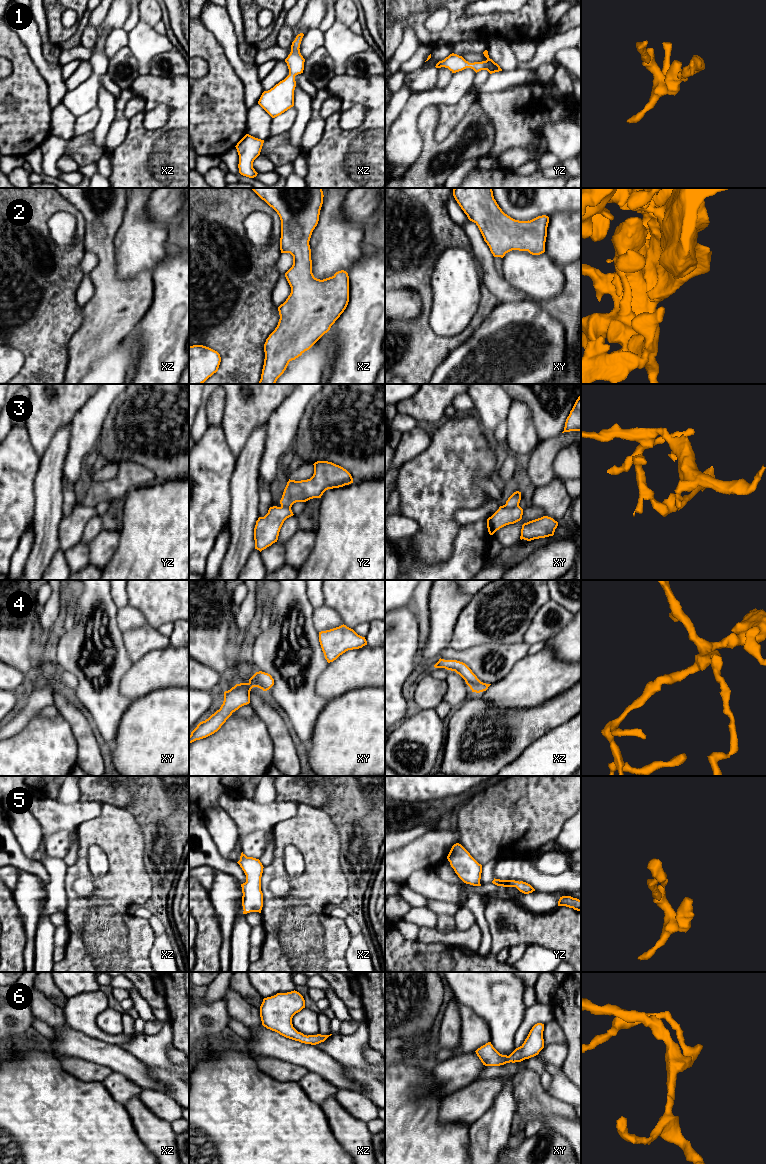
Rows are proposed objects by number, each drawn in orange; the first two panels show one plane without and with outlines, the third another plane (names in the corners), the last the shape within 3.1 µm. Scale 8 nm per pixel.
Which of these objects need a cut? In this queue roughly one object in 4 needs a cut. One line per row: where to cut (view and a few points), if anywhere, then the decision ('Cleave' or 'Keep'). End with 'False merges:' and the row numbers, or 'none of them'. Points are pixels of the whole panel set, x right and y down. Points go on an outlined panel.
1: No split. Keep
2: No split. Keep
3: Split along xy (505, 504), (508, 506), (518, 506). Cleave
4: No split. Keep
5: No split. Keep
6: No split. Keep
False merges: 3

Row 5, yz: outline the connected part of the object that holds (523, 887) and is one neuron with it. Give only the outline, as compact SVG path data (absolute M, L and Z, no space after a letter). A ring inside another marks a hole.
M495 879L492 881L493 884L497 886L503 886L503 887L516 887L520 892L524 894L529 894L535 891L535 889L528 883L523 881L515 881L515 880L500 880Z

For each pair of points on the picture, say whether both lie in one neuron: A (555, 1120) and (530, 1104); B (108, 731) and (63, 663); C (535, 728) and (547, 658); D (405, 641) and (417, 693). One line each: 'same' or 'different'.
A: different
B: same
C: different
D: different

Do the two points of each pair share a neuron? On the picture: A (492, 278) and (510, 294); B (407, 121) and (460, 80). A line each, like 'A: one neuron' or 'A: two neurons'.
A: one neuron
B: one neuron

